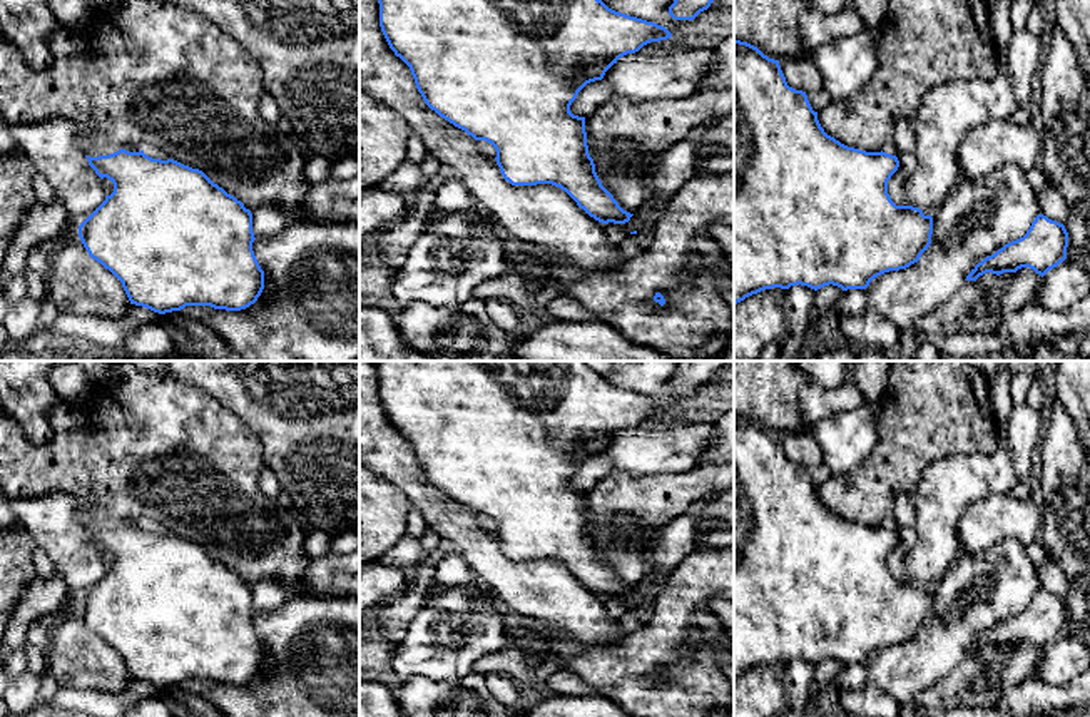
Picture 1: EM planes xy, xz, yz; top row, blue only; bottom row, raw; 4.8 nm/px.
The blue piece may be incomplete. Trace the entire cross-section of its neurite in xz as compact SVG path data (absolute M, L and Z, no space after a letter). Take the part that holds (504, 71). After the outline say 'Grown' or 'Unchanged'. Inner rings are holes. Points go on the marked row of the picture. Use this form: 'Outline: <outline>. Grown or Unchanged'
Outline: M378 0L378 3L381 32L395 55L410 67L425 104L475 140L486 140L492 144L497 150L495 160L505 181L512 186L552 184L560 187L580 209L602 224L625 224L630 221L634 214L624 211L614 196L602 186L595 172L593 159L588 154L585 117L573 115L570 105L587 84L602 80L605 72L617 64L620 57L635 53L650 42L670 38L672 33L665 27L615 12L602 0Z. Unchanged

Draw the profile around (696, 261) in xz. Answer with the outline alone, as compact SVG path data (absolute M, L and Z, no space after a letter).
M699 252L689 254L689 257L687 257L687 266L685 266L685 269L677 276L677 279L682 281L682 282L687 282L687 284L697 281L699 276L700 276L700 269L704 267L704 262L705 262L705 261L704 261L704 256L702 256L702 254L699 254Z

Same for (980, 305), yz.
M1030 267L1000 276L986 272L966 281L950 301L918 318L916 329L930 336L993 331L1005 314L1037 296L1042 279Z

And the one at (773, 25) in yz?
M734 0L734 40L751 43L774 60L809 55L799 37L799 17L804 8L804 0Z

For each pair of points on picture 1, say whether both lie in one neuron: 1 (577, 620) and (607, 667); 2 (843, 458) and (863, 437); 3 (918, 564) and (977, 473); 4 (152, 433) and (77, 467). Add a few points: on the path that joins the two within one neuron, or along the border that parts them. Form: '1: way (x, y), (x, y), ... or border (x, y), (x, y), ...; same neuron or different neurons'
1: border (626, 635), (614, 644), (585, 649); different neurons
2: way (846, 453), (858, 442); same neuron
3: way (937, 542), (937, 513), (955, 495); same neuron
4: way (134, 452), (96, 455); same neuron

